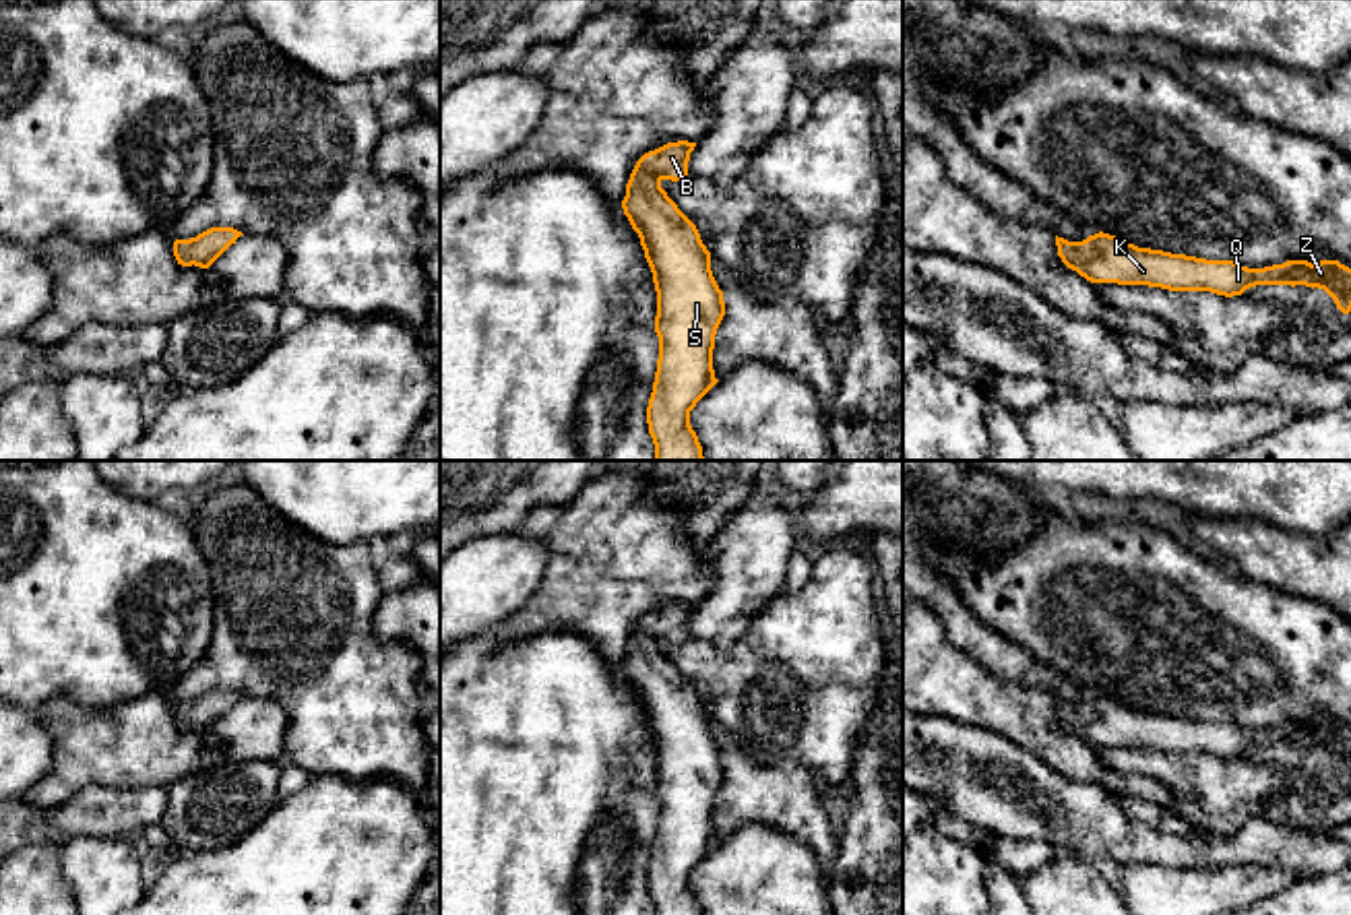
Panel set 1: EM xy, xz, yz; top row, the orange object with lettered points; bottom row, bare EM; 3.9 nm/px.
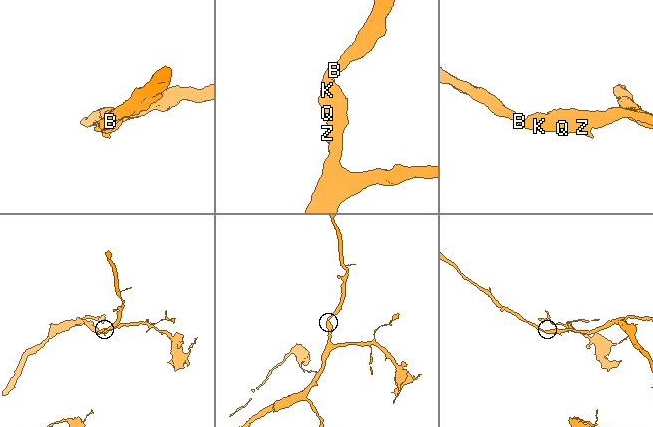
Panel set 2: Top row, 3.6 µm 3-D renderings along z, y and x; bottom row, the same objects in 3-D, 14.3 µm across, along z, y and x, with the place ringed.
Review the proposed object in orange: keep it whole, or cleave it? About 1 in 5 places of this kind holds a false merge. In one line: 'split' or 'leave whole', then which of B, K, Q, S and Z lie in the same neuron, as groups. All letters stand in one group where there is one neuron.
leave whole; groups B K Q S Z

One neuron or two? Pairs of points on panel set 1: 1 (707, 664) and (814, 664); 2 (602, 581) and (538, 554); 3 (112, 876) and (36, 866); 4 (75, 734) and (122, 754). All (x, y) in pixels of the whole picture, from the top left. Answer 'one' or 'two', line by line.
1: one
2: two
3: one
4: one

